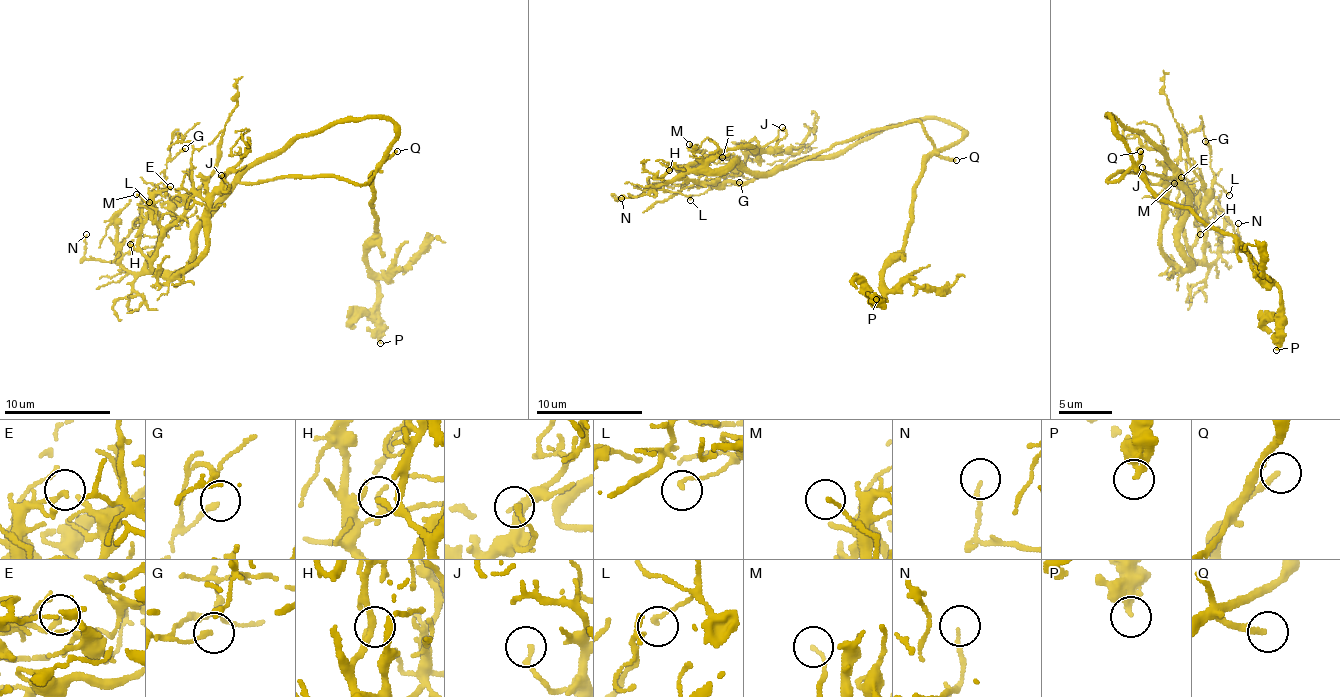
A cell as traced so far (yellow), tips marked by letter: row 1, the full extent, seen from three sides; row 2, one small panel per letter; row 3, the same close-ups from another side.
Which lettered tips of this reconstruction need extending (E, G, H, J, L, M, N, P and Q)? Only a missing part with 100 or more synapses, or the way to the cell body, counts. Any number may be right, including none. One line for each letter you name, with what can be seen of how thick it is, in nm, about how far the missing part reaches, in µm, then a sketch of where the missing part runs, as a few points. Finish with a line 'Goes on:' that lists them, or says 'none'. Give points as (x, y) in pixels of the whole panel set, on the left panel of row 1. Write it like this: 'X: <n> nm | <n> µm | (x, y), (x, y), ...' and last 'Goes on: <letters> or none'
Q: 200 nm | 20 µm | (397, 151), (423, 147), (430, 152), (435, 149), (452, 107), (468, 87), (463, 67)
Goes on: Q

